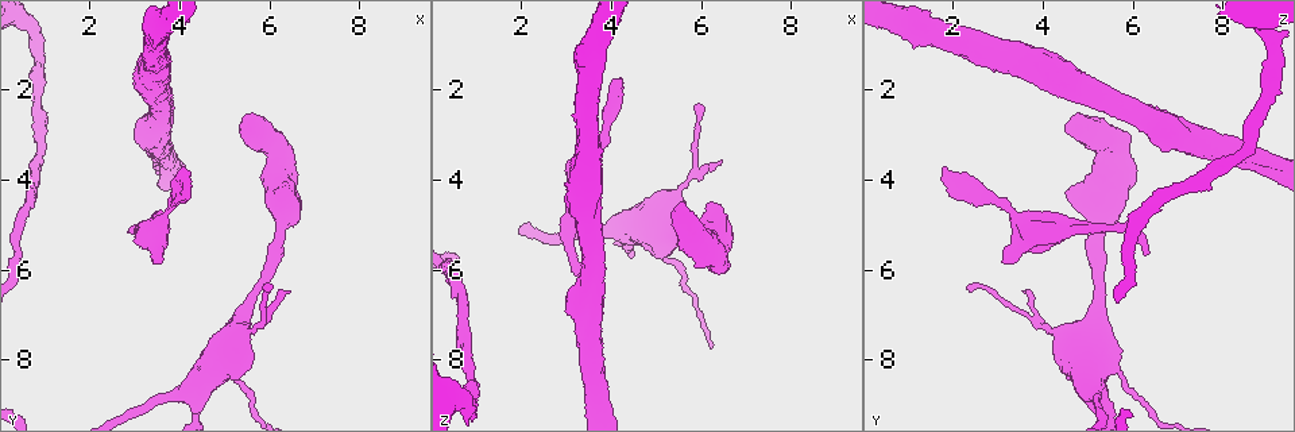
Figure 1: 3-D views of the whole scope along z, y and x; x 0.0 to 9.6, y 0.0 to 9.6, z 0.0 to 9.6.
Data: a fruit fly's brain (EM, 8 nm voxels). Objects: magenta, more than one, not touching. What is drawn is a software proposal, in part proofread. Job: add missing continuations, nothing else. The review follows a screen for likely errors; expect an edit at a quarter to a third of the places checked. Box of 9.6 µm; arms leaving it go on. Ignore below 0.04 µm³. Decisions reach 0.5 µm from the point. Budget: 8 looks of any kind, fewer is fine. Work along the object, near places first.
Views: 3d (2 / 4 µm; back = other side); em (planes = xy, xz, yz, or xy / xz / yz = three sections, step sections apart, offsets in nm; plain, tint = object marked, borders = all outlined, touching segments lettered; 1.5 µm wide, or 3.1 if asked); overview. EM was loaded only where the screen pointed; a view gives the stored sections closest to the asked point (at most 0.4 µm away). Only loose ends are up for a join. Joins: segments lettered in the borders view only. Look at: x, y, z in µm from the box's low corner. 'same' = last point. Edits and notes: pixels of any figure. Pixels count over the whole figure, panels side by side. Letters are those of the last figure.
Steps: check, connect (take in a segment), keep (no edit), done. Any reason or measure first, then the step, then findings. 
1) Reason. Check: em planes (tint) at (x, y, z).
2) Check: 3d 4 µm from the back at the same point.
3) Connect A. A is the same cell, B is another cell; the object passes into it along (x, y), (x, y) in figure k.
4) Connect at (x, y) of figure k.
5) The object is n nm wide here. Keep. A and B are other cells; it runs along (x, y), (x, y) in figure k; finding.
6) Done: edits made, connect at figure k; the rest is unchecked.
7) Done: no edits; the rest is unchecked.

Check: em xy step 4 (borders) at (3.50, 5.90, 3.10).

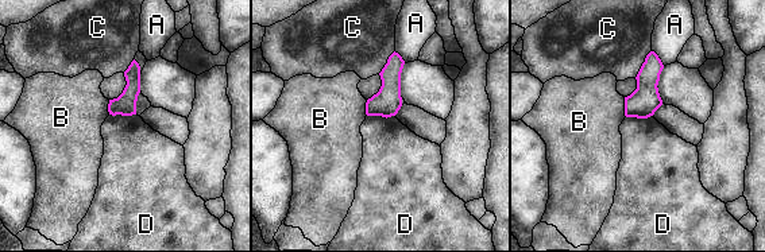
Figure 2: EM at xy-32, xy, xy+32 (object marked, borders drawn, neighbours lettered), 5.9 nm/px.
Check: em planes (borders) at the same point.

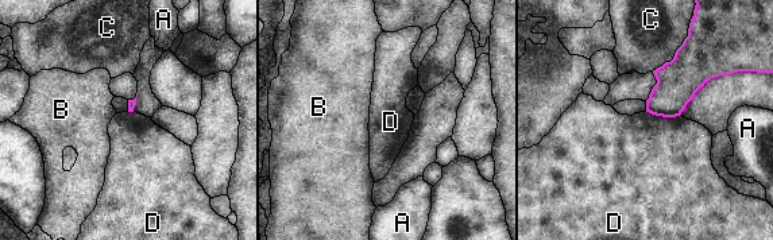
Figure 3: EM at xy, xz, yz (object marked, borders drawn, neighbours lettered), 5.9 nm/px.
Keep. A, B, C and D are other cells; a border runs along (646, 111), (654, 115), (679, 116) in figure 3; no lettered segment goes on from it.

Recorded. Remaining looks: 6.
End of a long branch. Check: em xy step 4 (borders) at (4.05, 3.65, 1.80).

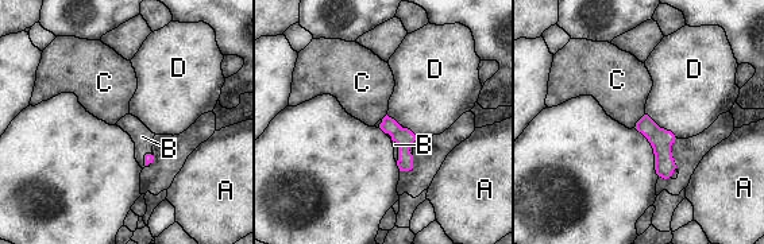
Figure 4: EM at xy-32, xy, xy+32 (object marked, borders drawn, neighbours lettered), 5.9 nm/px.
Check: em planes (borders) at the same point.

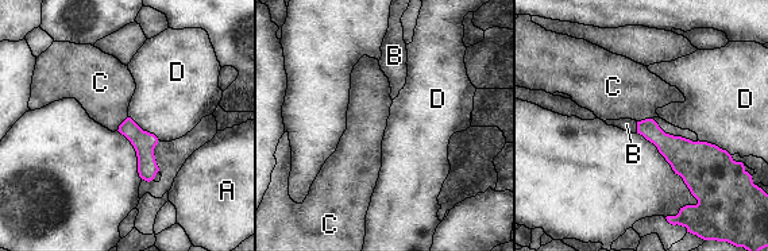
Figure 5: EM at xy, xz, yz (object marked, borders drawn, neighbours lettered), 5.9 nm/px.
Connect B. B is the same cell, A, C and D are other cells; the object passes into it along (671, 147), (637, 127), (626, 124) in figure 5; it goes on there.

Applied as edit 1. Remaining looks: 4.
Free end. Check: 3d 4 µm at (6.00, 6.40, 2.30).

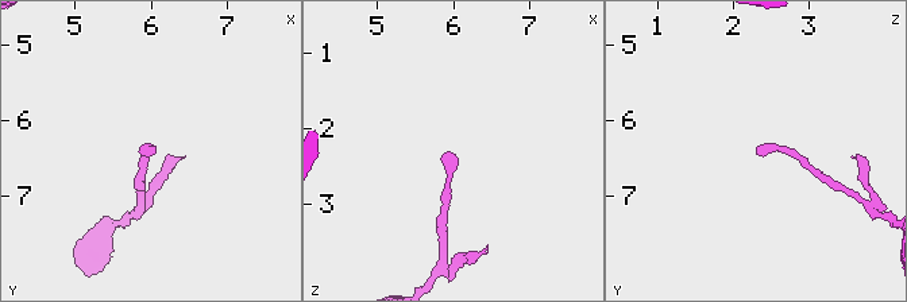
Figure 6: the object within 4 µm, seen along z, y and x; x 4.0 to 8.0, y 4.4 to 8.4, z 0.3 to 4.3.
Need the tissue. Check: em planes (plain) at (6.00, 6.45, 2.30).

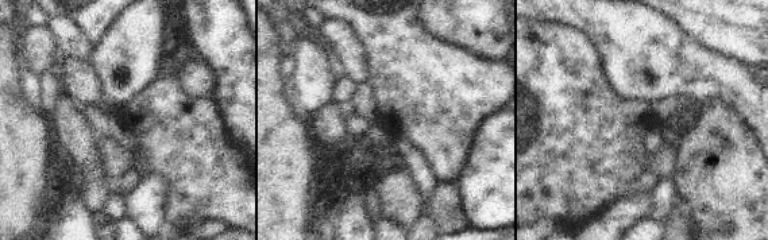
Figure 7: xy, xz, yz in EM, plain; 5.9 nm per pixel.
See the neighbours. Check: em planes (borders) at the same point.

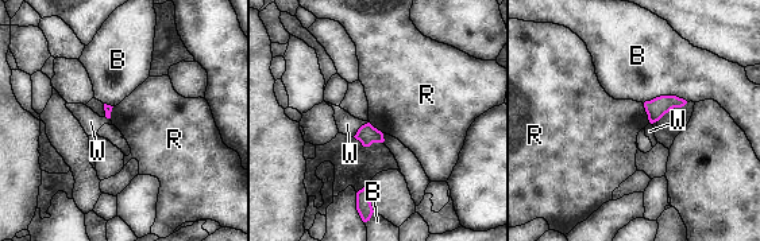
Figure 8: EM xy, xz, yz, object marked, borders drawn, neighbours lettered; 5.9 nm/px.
The longest contact is with B, 280 nm. Keep. B, R and W are other cells; no lettered segment goes on from it.

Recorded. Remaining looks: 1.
Done: edits made, connect at figure 5; the rest is unchecked.

